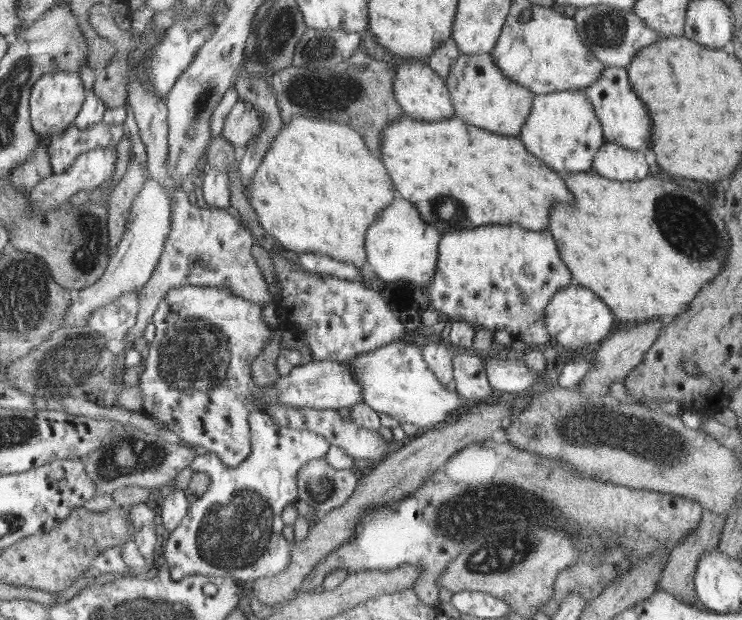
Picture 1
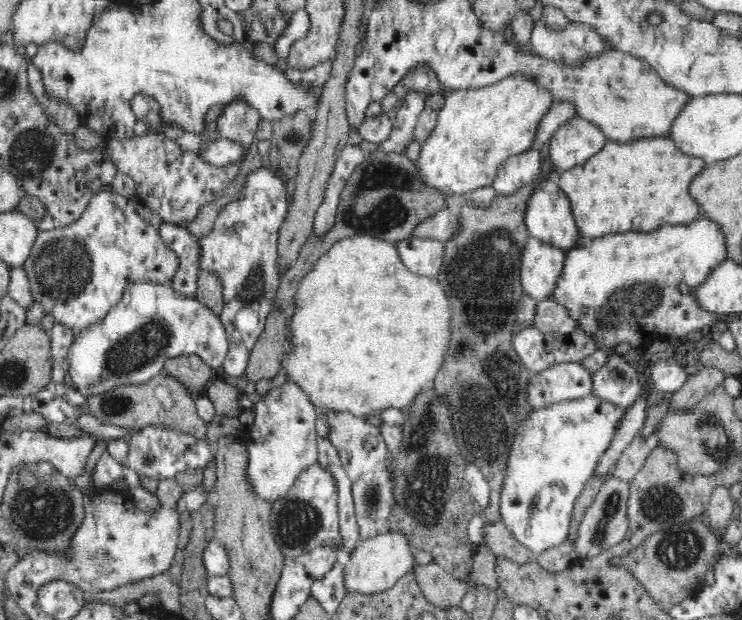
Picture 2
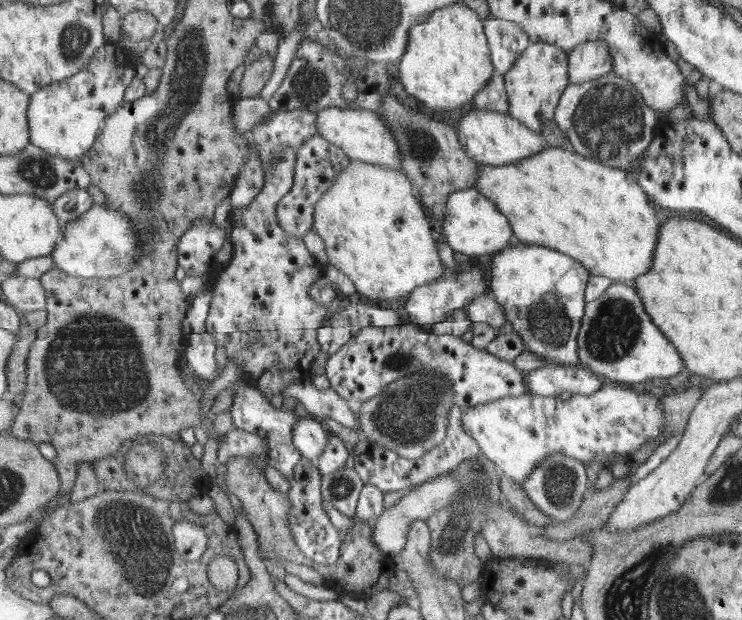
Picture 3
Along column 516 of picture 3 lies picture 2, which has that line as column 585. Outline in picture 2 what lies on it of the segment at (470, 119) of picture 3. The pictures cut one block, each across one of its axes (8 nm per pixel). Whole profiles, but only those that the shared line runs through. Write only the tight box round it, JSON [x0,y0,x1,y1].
[550,117,609,171]

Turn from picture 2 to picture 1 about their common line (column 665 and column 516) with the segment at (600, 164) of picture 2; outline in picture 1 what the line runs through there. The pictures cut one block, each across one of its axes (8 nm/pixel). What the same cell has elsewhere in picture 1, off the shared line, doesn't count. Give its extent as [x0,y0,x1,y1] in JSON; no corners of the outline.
[381,116,575,234]

